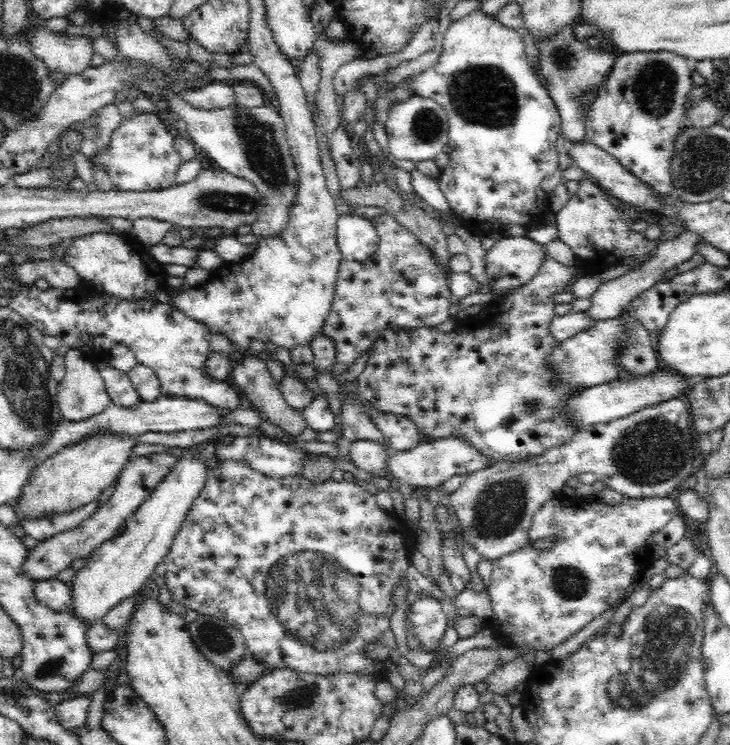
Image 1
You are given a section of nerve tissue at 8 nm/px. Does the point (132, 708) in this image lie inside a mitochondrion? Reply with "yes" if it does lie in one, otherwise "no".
no

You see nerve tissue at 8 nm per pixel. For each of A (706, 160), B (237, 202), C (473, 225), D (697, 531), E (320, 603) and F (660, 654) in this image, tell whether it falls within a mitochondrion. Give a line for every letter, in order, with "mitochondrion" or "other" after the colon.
A: mitochondrion
B: mitochondrion
C: other
D: other
E: mitochondrion
F: mitochondrion

